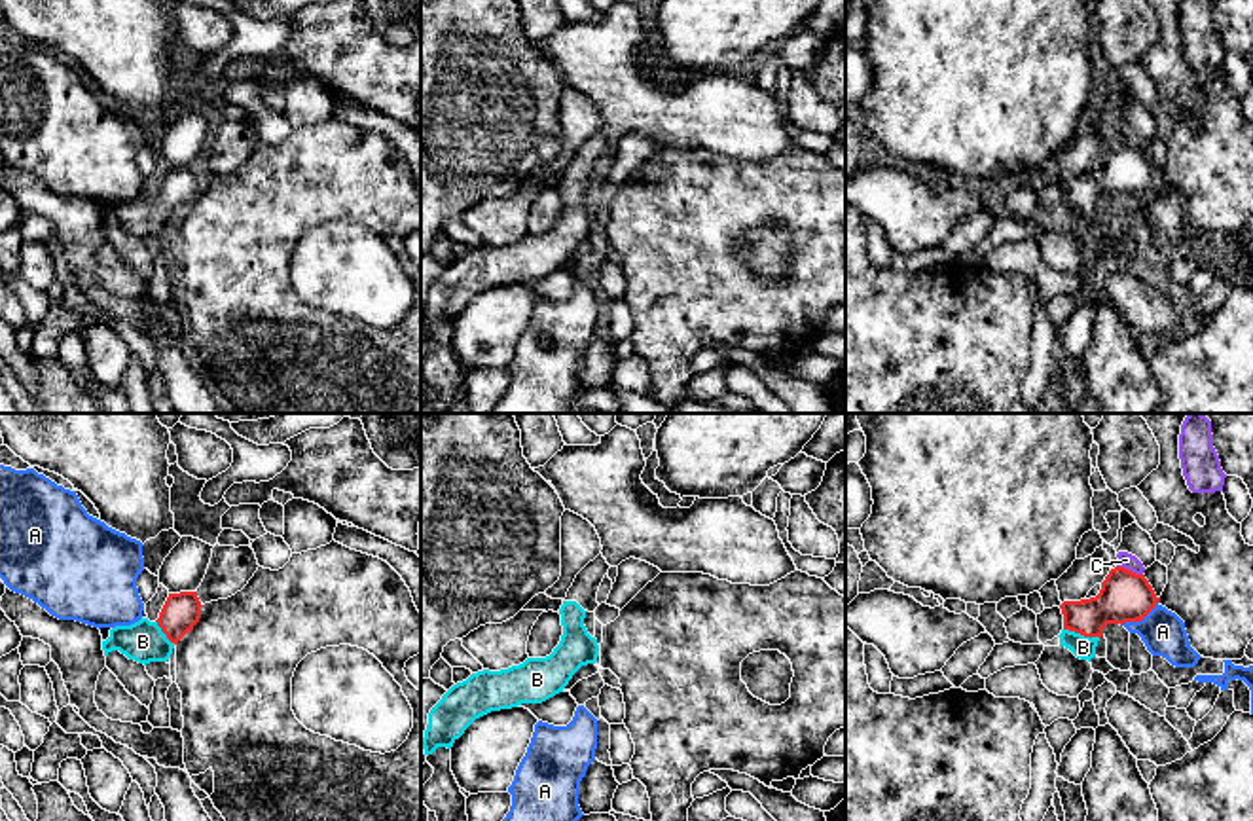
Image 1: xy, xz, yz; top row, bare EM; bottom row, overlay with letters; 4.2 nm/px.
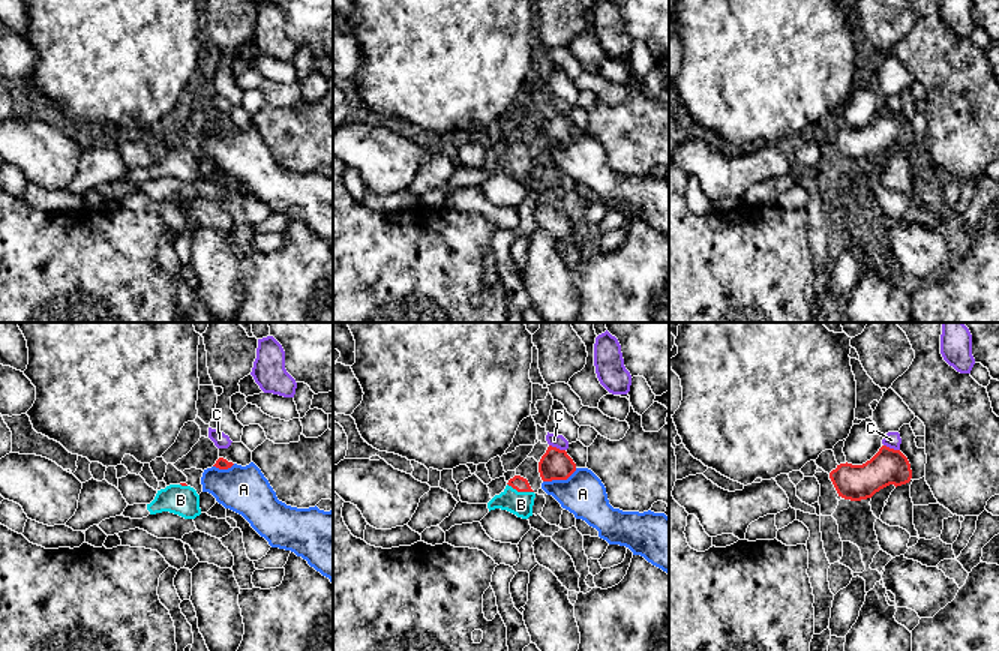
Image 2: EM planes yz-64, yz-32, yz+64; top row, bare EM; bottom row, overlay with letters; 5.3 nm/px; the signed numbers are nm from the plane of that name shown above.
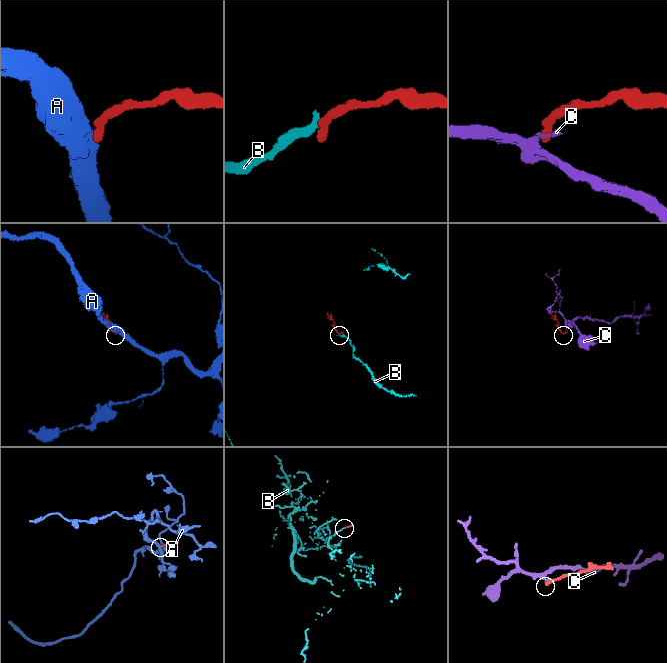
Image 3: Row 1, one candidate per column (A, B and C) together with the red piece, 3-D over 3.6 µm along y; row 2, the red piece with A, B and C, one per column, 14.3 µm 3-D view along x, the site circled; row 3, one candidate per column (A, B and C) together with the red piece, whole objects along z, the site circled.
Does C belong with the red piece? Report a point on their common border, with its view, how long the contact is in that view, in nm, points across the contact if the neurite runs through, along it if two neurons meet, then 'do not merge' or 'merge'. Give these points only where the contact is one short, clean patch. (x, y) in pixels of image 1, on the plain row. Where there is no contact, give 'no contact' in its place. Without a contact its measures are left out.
yz (1130, 146) | 120 nm | along yz (1117, 141), (1142, 150) | do not merge

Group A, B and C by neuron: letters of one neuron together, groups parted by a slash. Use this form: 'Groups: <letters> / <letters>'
Groups: A / B / C

